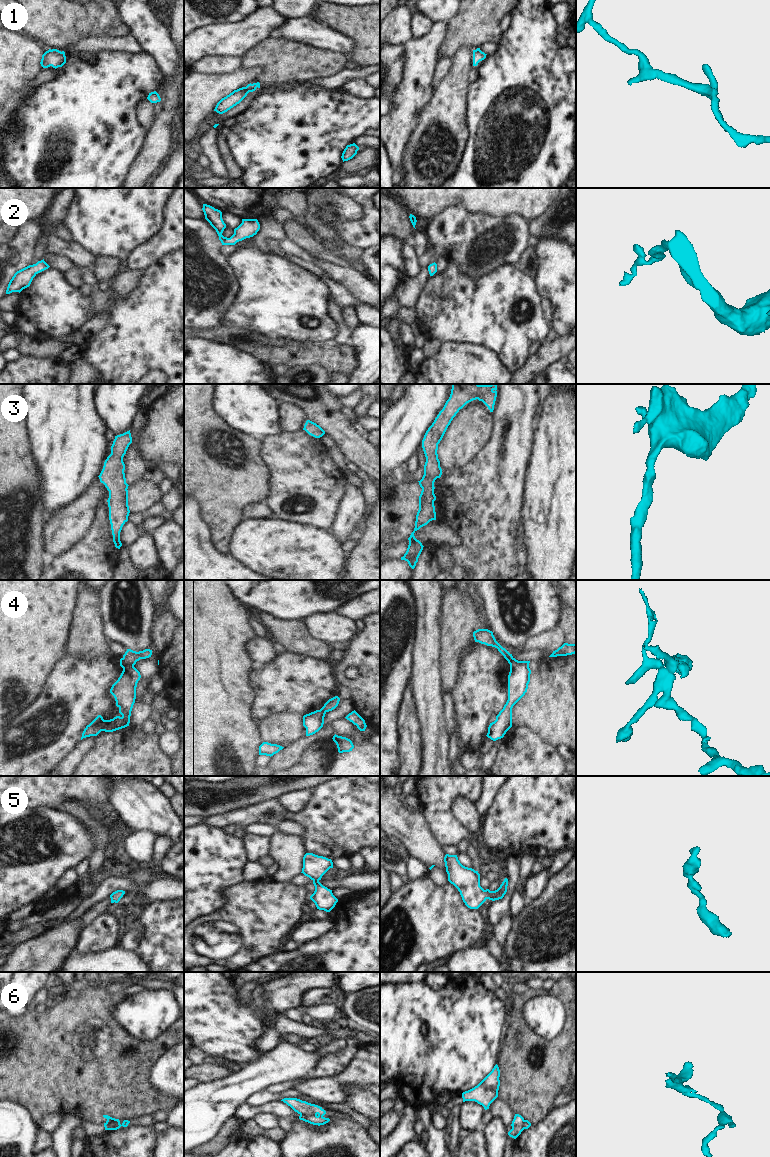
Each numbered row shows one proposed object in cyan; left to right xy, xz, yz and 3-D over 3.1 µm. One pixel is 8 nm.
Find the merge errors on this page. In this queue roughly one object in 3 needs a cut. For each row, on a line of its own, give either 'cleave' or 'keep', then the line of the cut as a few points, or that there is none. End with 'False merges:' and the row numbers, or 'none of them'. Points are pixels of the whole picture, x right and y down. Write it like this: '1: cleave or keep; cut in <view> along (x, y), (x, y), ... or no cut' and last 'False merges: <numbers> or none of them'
1: keep; no cut
2: keep; no cut
3: keep; no cut
4: cleave; cut in xy along (121, 658), (125, 663), (133, 666)
5: keep; no cut
6: cleave; cut in xz along (300, 1114), (316, 1115)
False merges: 4, 6

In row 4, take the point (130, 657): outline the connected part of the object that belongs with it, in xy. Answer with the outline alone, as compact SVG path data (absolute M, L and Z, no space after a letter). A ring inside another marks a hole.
M127 649L122 659L125 664L134 666L136 662L139 661L140 659L149 658L151 657L151 655L152 655L152 650L150 649L145 649L139 652L133 651L131 649Z

